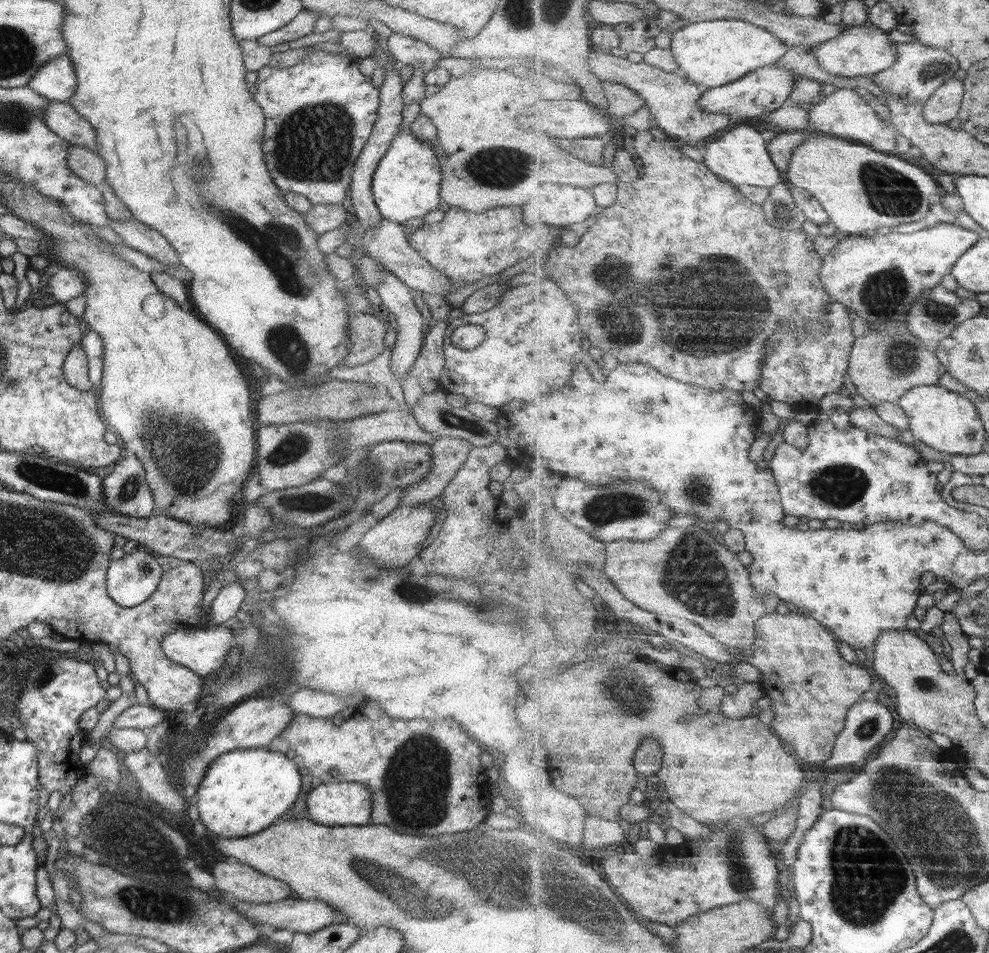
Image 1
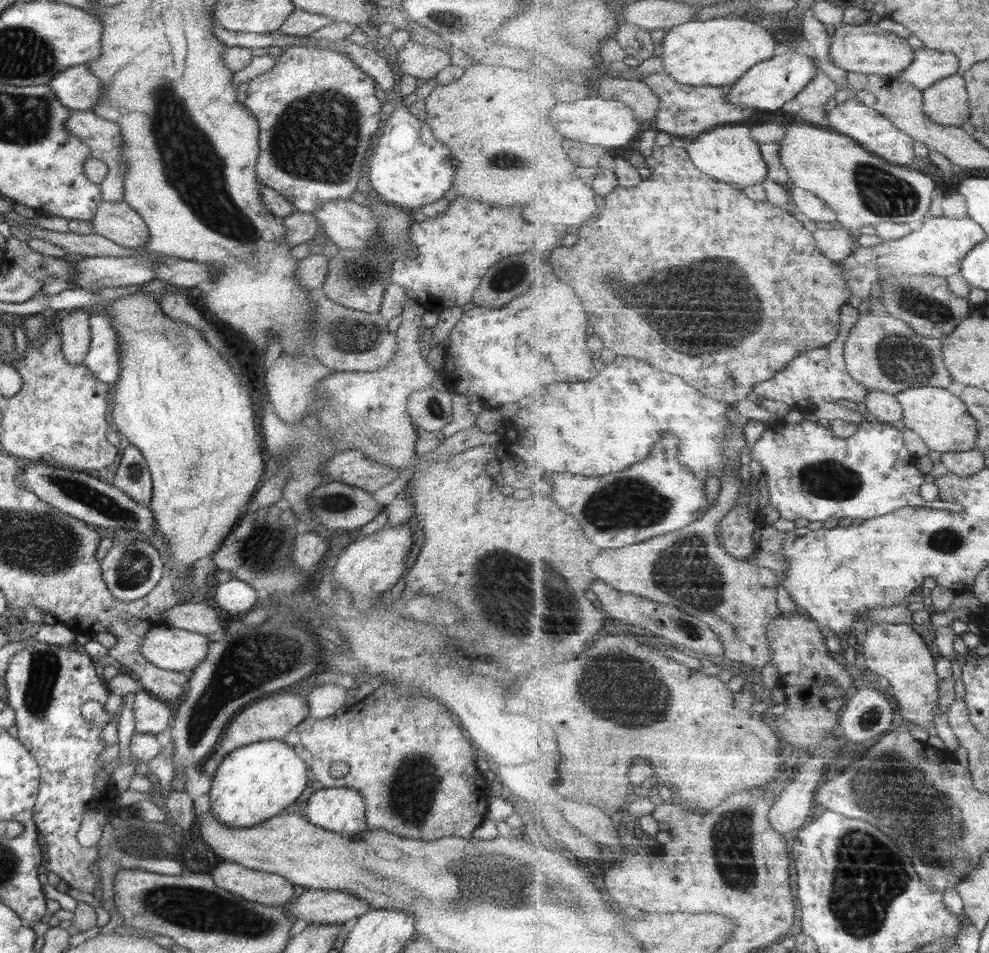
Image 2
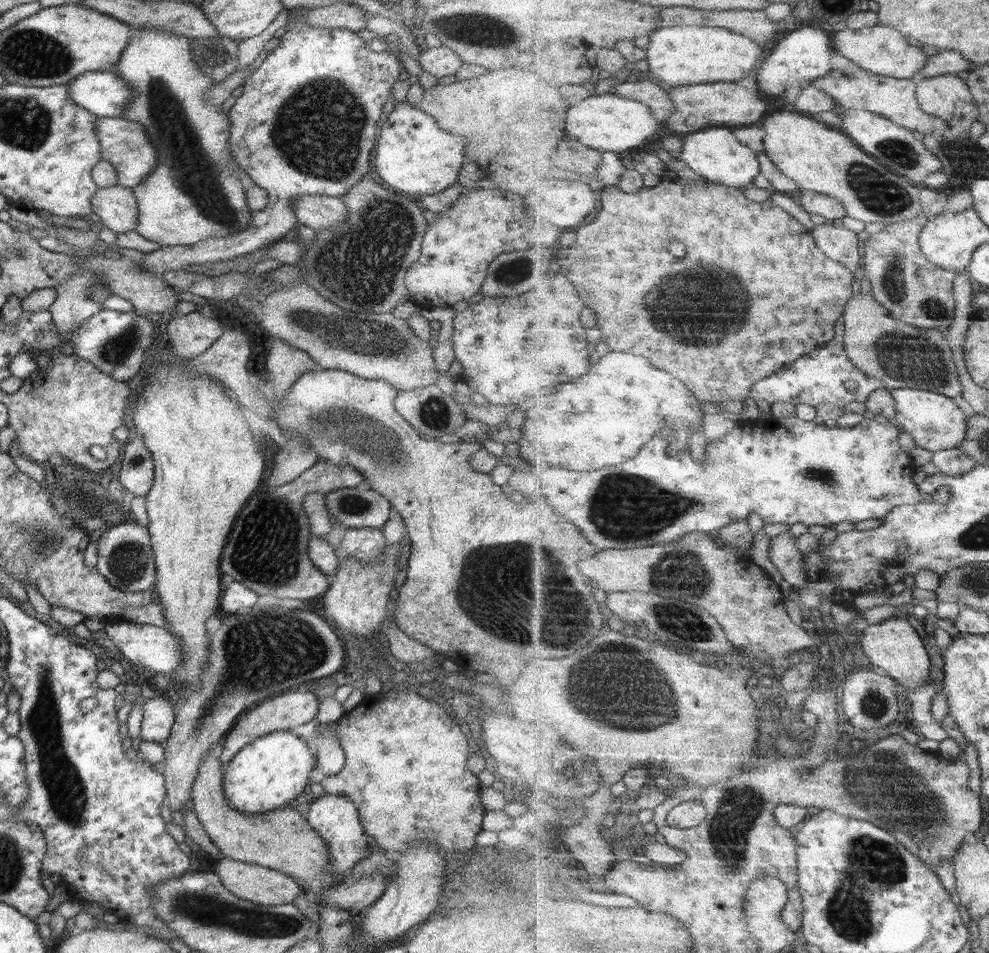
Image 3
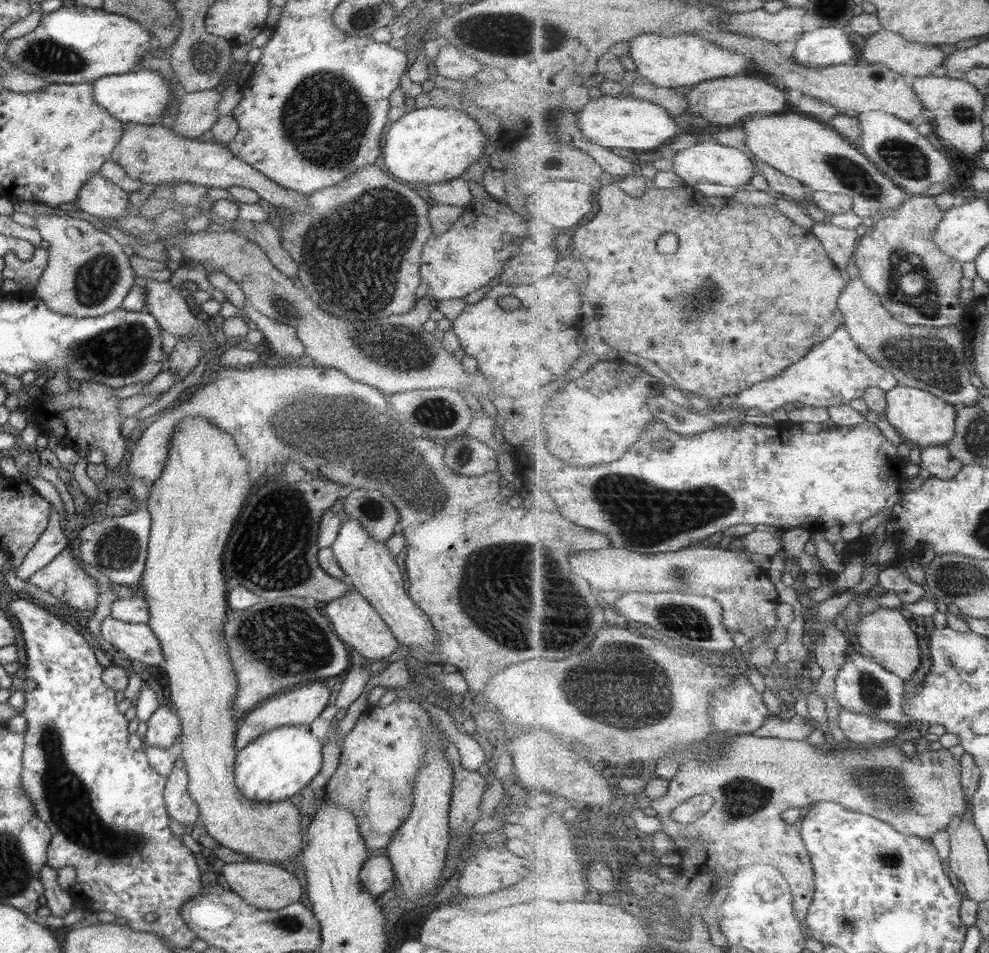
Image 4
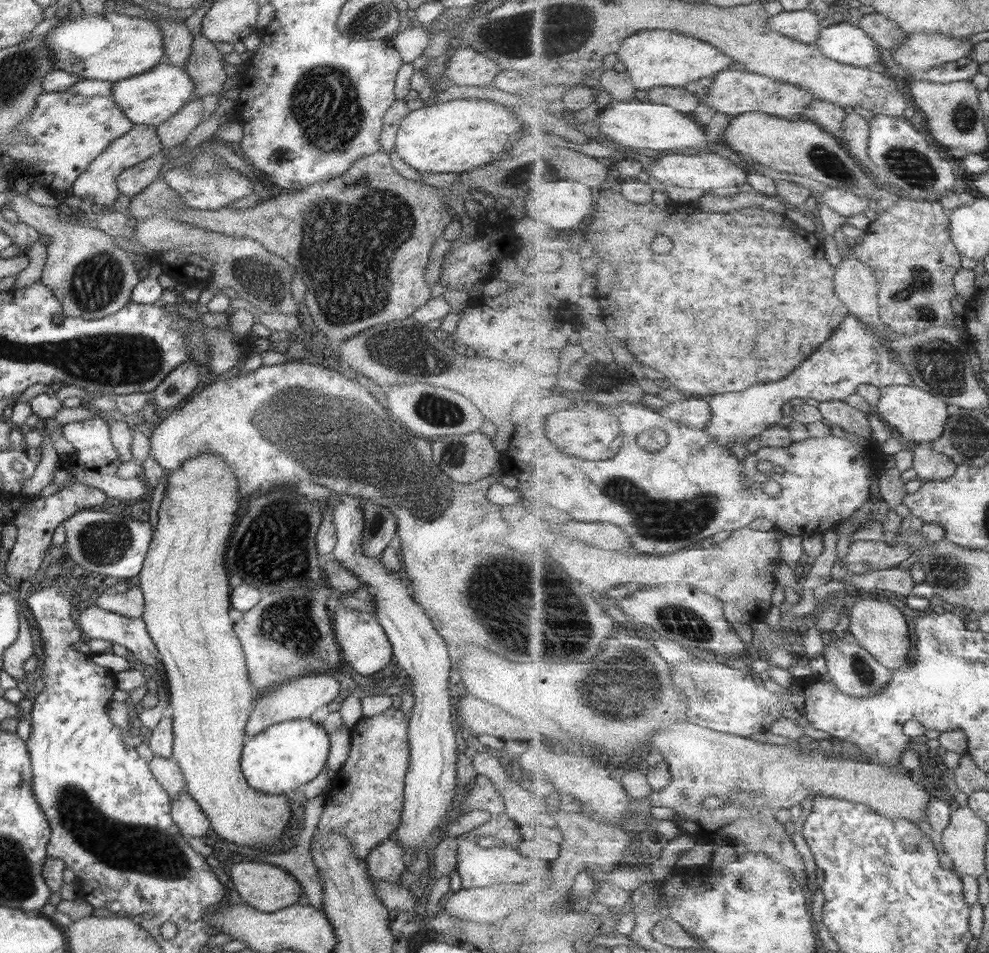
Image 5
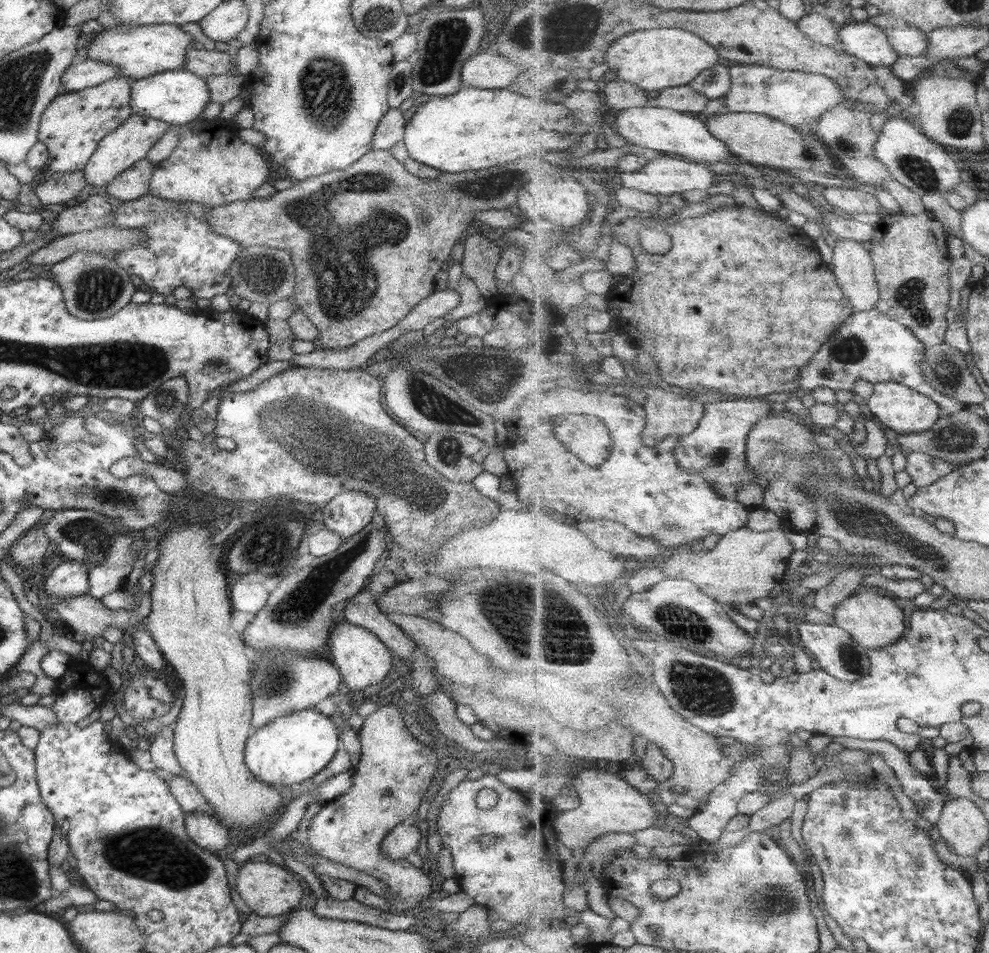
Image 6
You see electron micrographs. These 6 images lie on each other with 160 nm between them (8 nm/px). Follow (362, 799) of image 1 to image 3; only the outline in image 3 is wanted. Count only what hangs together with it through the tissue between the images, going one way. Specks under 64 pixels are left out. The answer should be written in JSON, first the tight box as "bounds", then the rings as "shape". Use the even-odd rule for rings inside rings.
{"bounds":[306,793,371,895],"shape":[[[325,793],[313,799],[310,804],[306,823],[320,836],[327,846],[327,854],[329,854],[329,865],[325,867],[323,875],[321,875],[321,885],[323,888],[317,895],[331,890],[337,882],[341,882],[345,875],[350,874],[350,869],[365,856],[371,854],[371,841],[369,836],[365,834],[362,824],[358,819],[358,810],[354,802],[346,796],[330,795]]]}

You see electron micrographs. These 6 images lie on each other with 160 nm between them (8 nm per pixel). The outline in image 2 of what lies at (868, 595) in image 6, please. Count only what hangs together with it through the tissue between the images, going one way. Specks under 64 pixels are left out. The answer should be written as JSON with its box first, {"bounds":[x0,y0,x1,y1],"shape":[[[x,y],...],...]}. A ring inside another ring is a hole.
{"bounds":[861,622,939,728],"shape":[[[879,622],[867,628],[866,639],[861,643],[867,669],[874,677],[885,678],[894,691],[895,702],[901,716],[922,726],[935,728],[935,710],[939,702],[939,679],[935,658],[925,640],[907,624]]]}

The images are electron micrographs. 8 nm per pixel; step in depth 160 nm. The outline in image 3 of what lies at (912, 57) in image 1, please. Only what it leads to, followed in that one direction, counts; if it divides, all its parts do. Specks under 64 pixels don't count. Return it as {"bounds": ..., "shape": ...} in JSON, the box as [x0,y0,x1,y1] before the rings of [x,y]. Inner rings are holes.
{"bounds":[919,49,972,77],"shape":[[[945,49],[927,59],[925,66],[919,72],[919,77],[955,75],[961,70],[971,71],[972,68],[971,61],[967,60],[961,51]]]}

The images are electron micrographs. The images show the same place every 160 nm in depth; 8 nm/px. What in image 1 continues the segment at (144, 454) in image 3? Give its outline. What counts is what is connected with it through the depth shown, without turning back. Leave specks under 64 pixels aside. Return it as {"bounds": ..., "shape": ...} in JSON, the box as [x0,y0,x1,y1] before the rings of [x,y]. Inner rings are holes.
{"bounds":[101,454,153,518],"shape":[[[127,454],[123,460],[119,460],[112,466],[112,471],[101,479],[103,505],[113,513],[119,513],[125,517],[147,518],[153,512],[153,496],[144,479],[144,470],[141,463],[131,454]]]}

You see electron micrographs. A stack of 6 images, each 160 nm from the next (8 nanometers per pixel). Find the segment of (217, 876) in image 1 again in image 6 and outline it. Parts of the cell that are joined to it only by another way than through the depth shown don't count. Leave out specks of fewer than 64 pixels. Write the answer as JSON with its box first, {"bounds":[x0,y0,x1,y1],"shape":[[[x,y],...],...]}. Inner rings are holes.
{"bounds":[236,861,302,917],"shape":[[[247,861],[240,865],[236,874],[236,887],[245,905],[259,917],[275,917],[285,915],[301,900],[302,884],[298,878],[281,865],[271,862]]]}

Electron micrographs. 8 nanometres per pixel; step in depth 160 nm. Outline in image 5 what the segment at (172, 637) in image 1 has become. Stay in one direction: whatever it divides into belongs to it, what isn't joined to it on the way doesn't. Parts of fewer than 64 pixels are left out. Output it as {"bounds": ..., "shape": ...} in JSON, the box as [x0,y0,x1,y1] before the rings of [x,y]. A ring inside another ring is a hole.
{"bounds":[74,604,159,669],"shape":[[[84,604],[74,615],[85,640],[100,638],[118,644],[136,658],[138,665],[143,664],[148,669],[158,662],[159,654],[141,617],[127,618]]]}

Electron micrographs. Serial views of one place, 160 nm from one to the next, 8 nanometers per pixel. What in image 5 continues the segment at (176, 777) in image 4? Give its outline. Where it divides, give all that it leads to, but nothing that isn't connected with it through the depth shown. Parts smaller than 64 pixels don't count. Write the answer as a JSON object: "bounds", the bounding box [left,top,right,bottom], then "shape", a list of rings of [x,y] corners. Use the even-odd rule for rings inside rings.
{"bounds":[170,789,210,838],"shape":[[[181,789],[170,799],[170,817],[183,836],[205,838],[210,827],[208,818],[186,789]]]}

